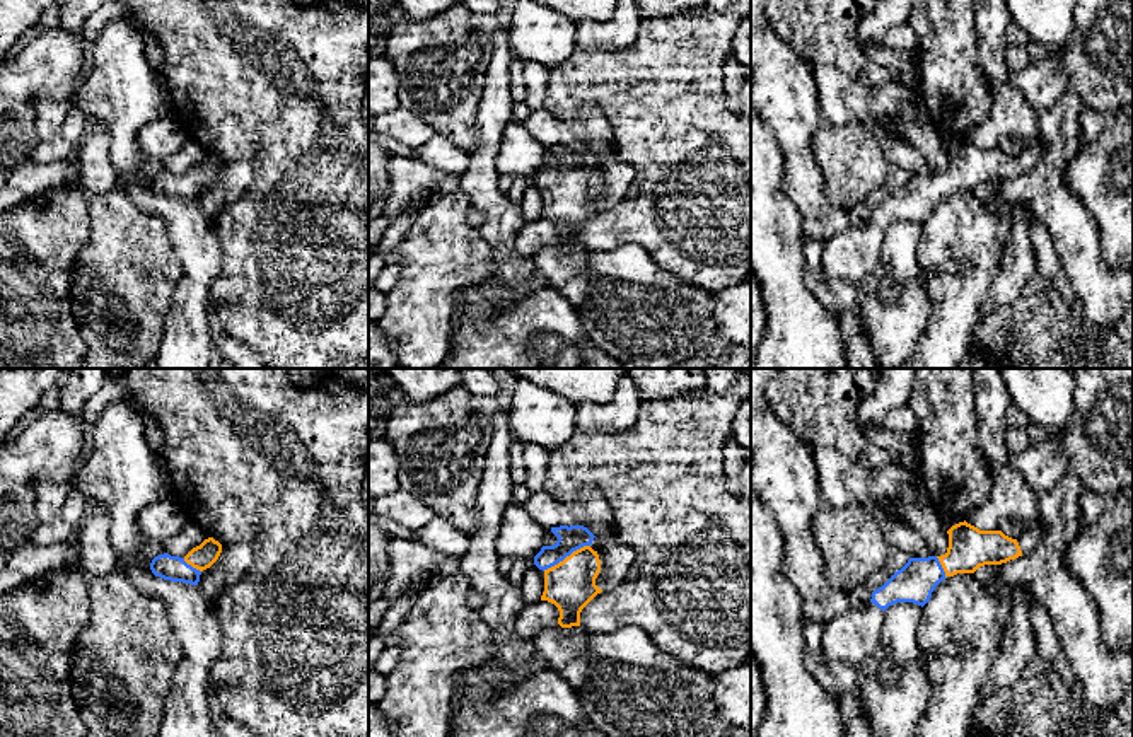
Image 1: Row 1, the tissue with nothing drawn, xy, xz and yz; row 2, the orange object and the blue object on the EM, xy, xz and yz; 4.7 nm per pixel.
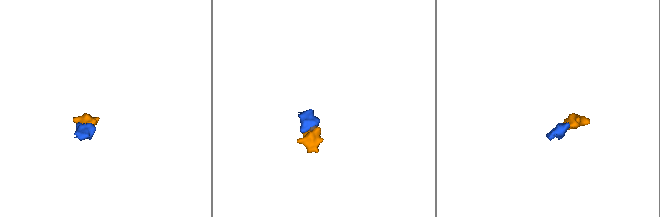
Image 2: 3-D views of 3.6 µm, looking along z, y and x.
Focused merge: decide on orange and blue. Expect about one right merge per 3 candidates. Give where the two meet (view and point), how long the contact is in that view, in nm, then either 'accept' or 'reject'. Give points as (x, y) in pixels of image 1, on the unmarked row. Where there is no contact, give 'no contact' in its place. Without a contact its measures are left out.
xz (567, 174) | 260 nm | accept

